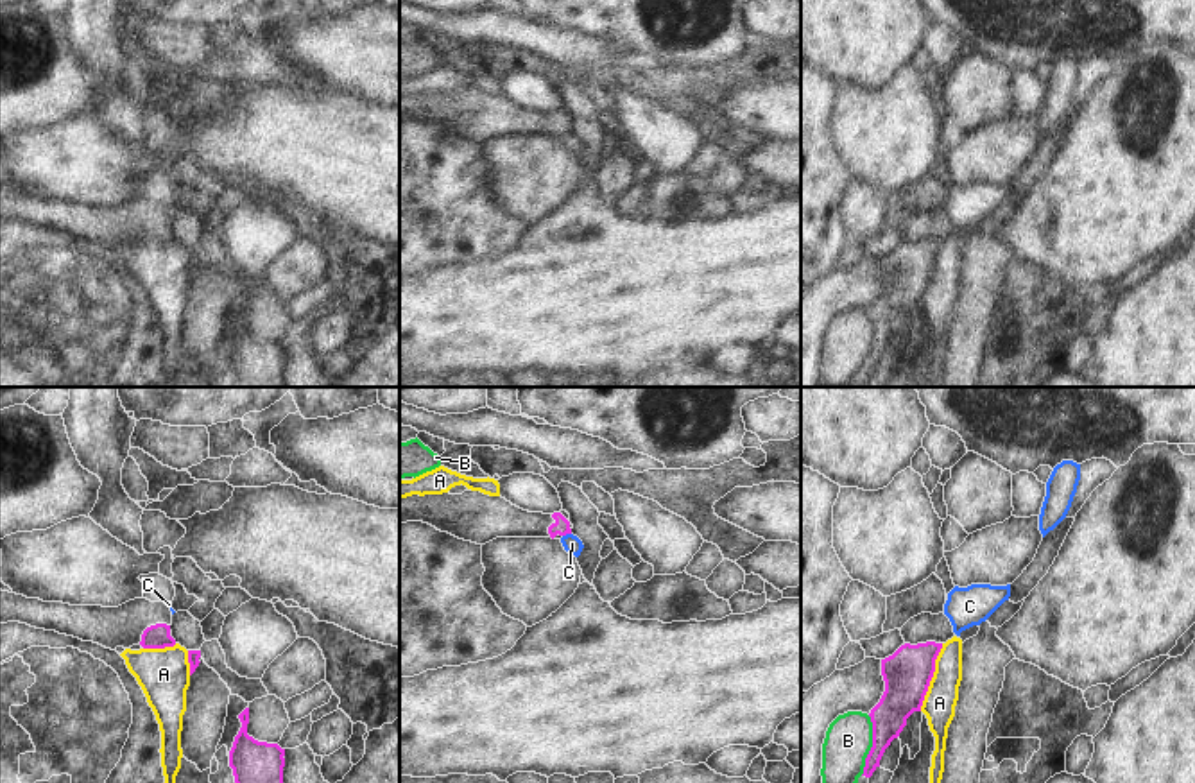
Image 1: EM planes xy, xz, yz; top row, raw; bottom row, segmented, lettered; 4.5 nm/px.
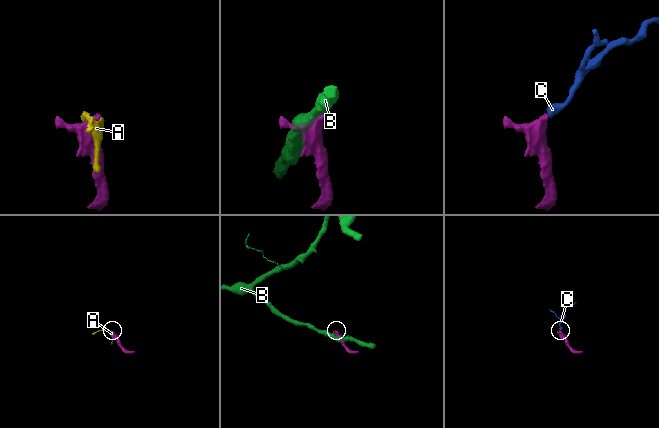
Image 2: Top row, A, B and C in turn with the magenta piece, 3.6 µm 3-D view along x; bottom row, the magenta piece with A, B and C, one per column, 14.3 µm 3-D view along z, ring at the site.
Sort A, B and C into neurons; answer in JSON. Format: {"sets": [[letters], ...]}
{"sets": [["A", "C"], ["B"]]}

